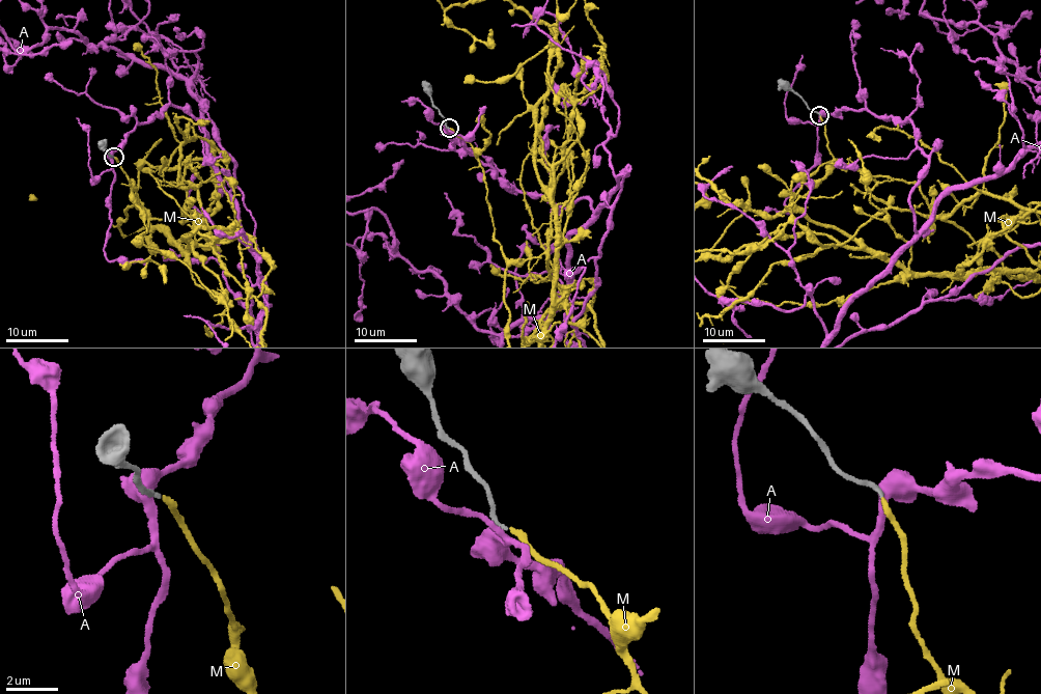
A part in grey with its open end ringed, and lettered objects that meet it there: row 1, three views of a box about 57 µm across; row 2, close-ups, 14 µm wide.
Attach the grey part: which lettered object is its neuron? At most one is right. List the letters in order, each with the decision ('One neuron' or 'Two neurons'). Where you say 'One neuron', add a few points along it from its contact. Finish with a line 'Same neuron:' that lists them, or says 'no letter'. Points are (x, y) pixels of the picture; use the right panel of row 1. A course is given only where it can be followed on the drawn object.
A: Two neurons
M: One neuron
Same neuron: M

